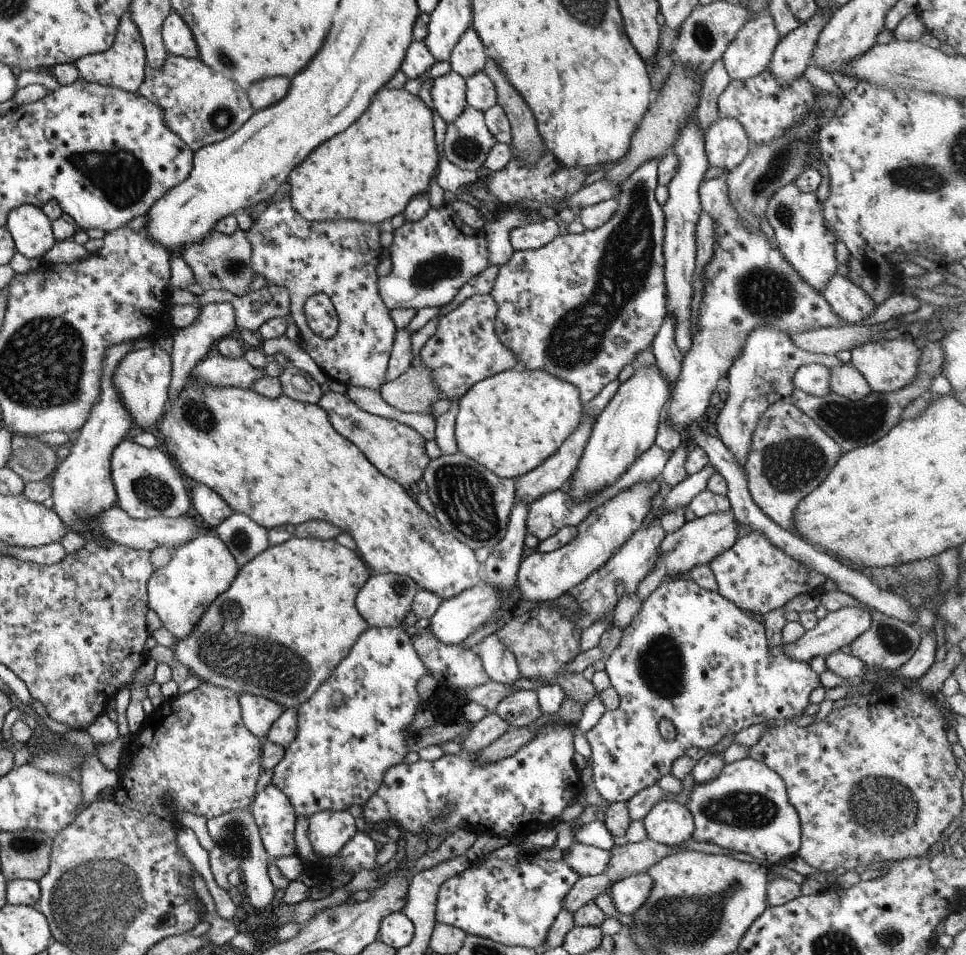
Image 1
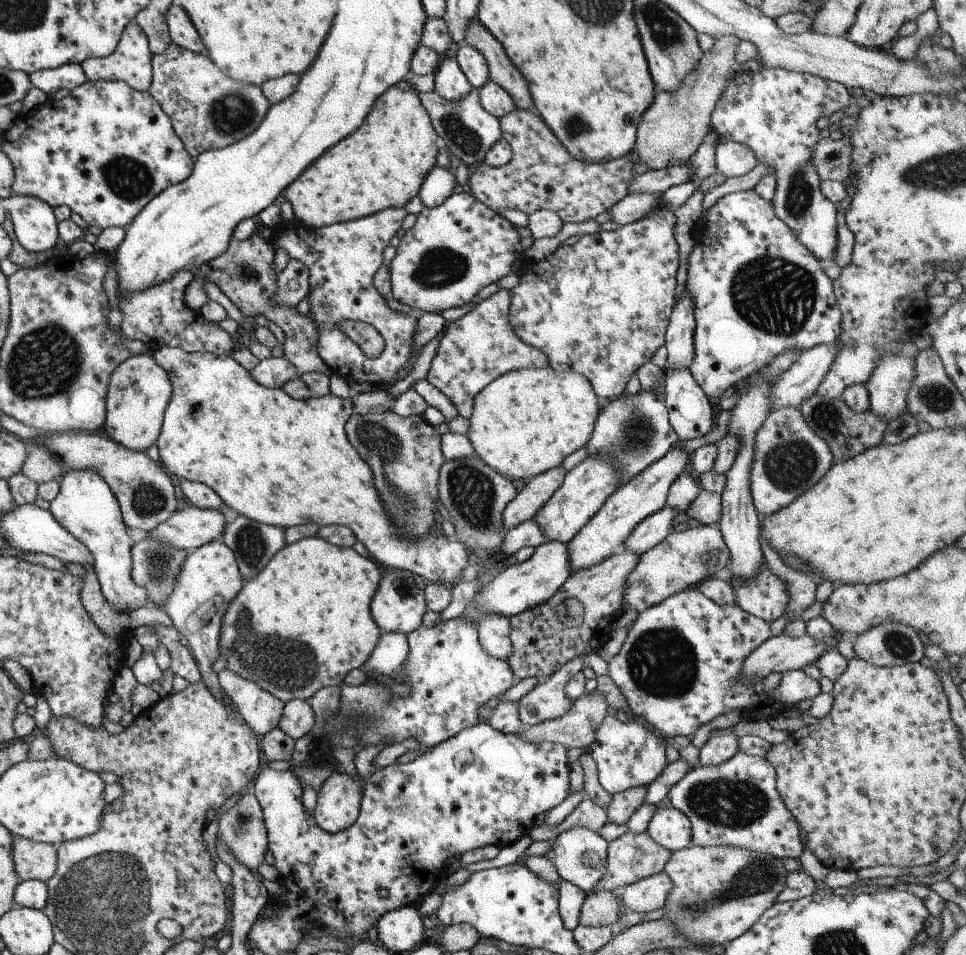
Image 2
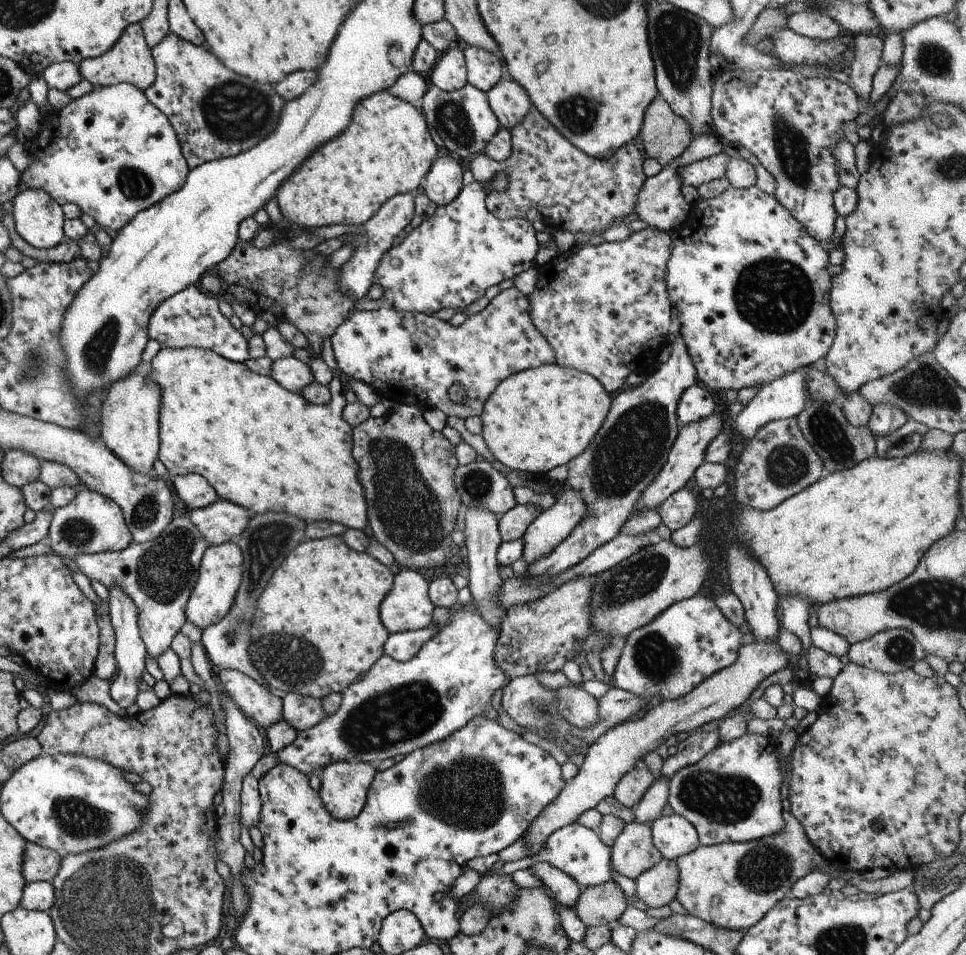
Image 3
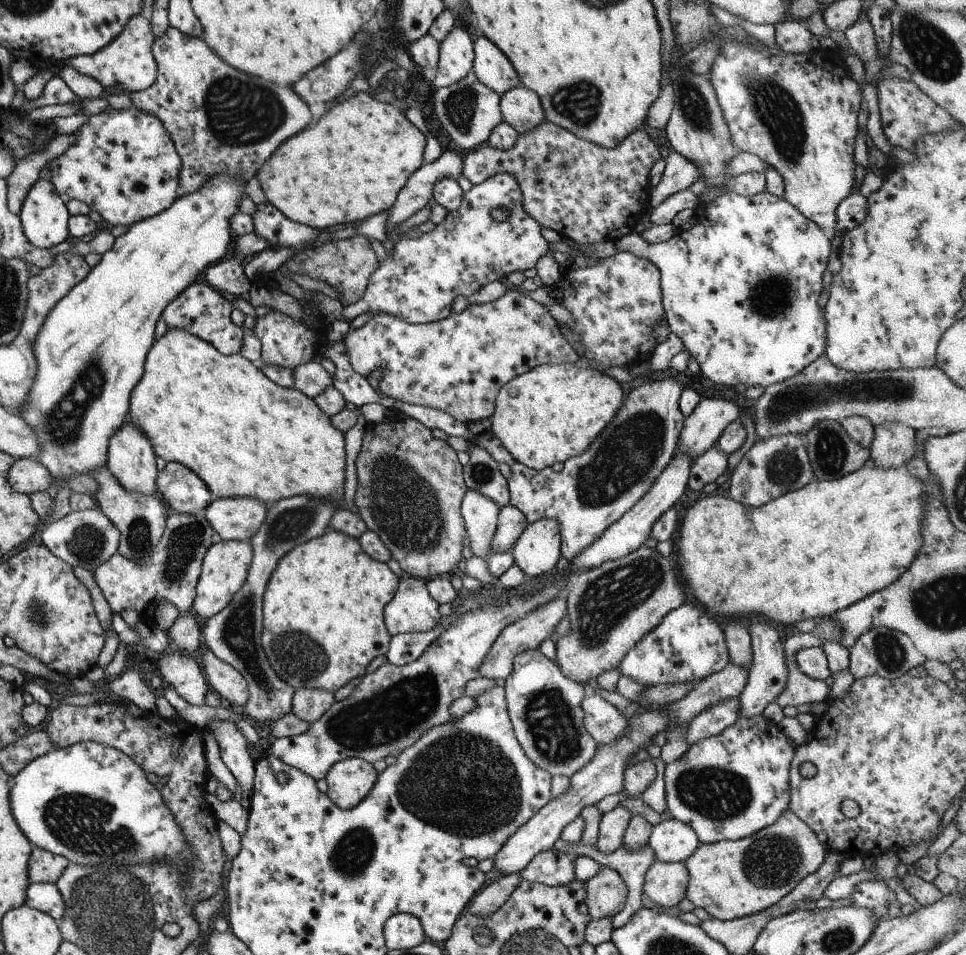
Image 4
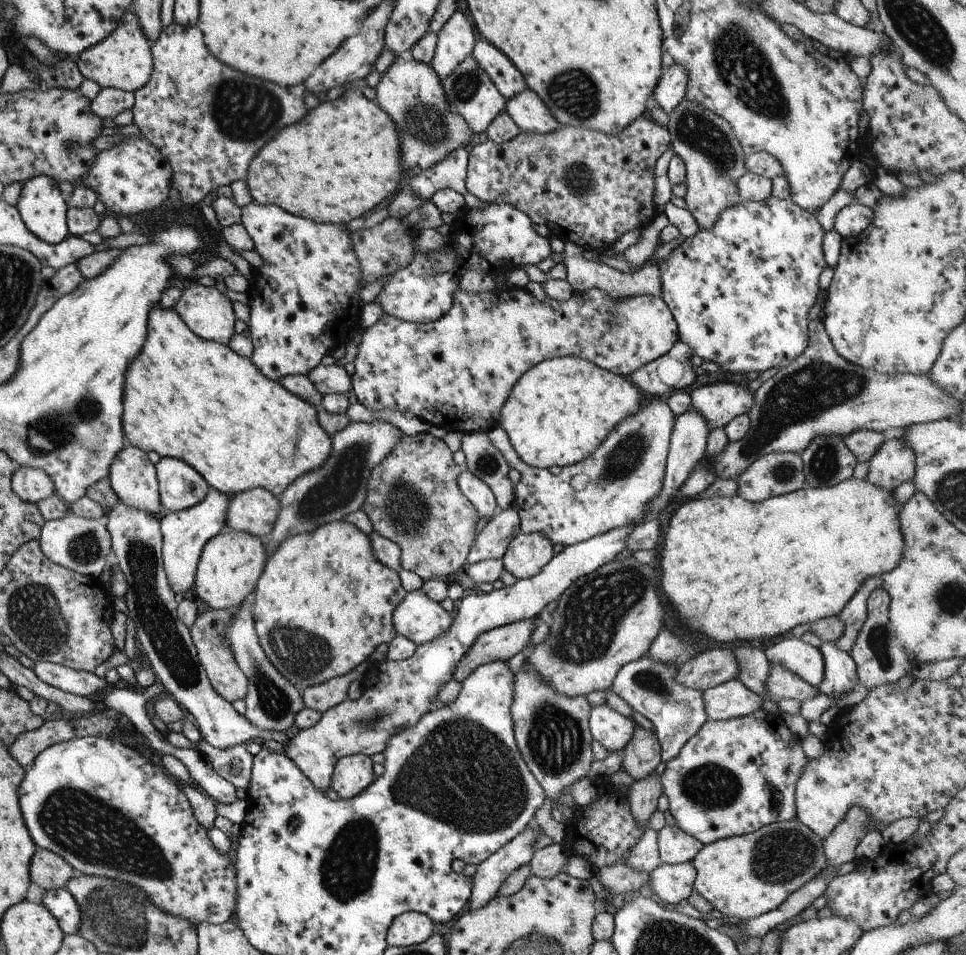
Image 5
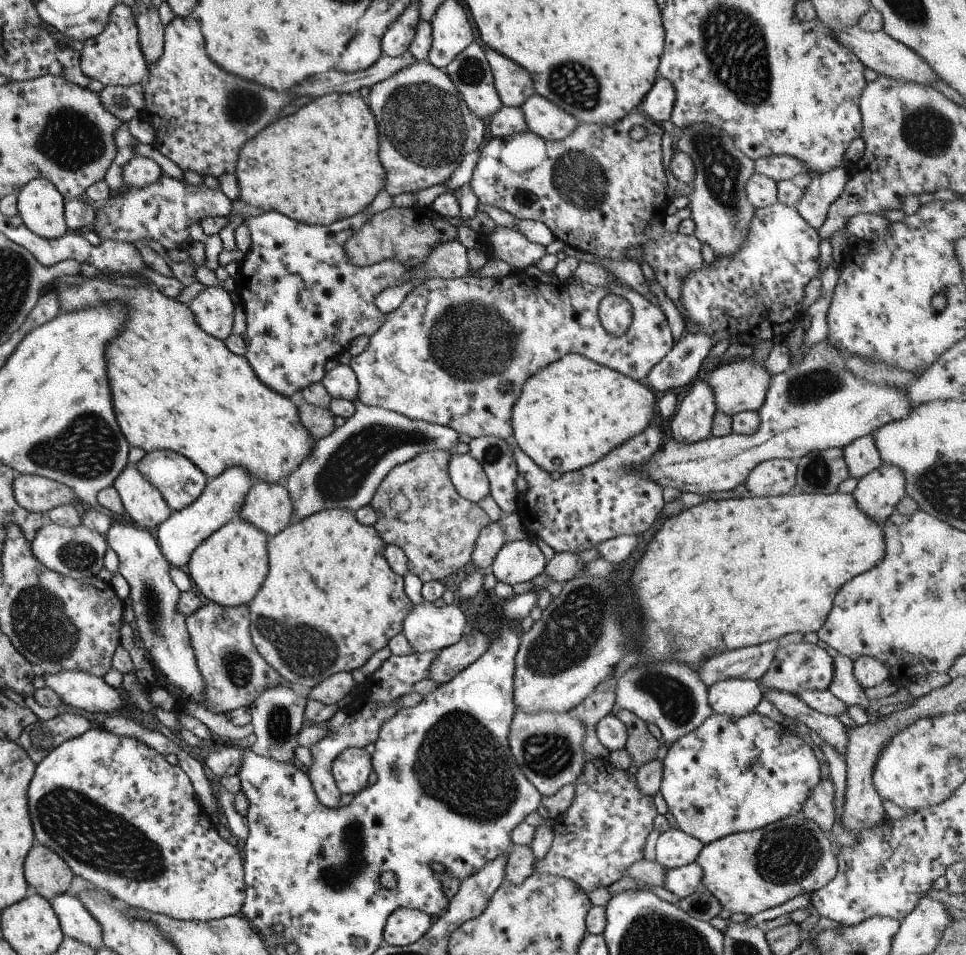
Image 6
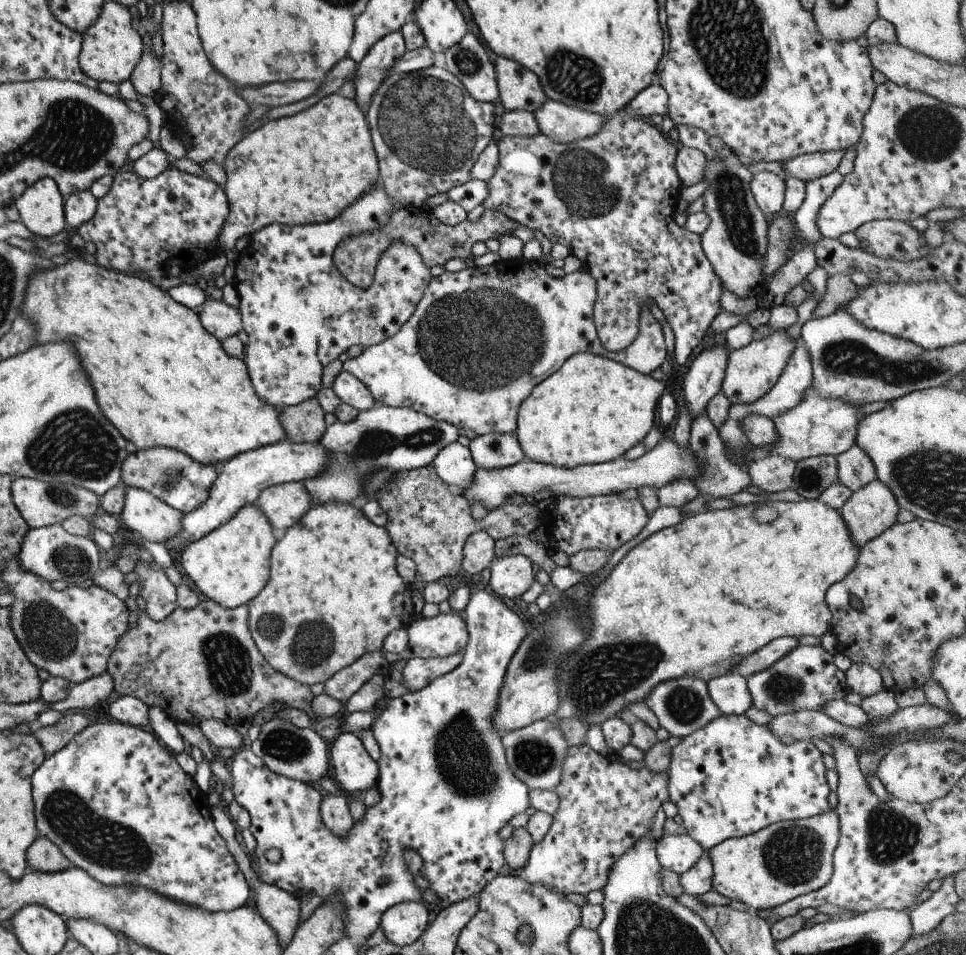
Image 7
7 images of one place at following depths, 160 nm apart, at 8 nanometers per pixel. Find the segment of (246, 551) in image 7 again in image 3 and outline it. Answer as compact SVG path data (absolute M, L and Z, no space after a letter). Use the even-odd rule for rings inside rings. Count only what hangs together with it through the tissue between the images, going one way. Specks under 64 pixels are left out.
M225 541L218 545L209 545L202 554L198 566L198 577L186 602L184 610L186 620L203 630L223 618L231 608L231 604L233 604L241 577L241 549L231 541Z

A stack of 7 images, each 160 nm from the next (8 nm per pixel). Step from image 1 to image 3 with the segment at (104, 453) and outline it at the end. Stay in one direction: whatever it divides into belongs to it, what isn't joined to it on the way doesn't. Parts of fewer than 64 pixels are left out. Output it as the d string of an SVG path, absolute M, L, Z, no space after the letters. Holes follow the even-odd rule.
M81 484L77 488L78 493L71 499L69 504L53 511L45 538L45 542L49 545L52 552L56 555L73 559L79 552L120 551L131 543L131 535L125 526L120 506L117 506L111 499L106 499L99 493L81 486ZM118 587L109 589L108 615L112 629L114 630L114 659L116 662L116 671L113 678L108 682L108 693L122 709L131 706L134 703L137 691L137 682L141 680L146 657L146 648L144 642L138 633L138 624L136 621L136 608L128 595Z

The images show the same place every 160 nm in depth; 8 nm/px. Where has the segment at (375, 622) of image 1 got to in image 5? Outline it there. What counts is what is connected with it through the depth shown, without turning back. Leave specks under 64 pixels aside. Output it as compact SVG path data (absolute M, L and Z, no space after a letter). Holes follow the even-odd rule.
M420 589L405 592L393 608L391 624L396 635L405 636L416 646L437 638L451 626L452 614L427 598Z

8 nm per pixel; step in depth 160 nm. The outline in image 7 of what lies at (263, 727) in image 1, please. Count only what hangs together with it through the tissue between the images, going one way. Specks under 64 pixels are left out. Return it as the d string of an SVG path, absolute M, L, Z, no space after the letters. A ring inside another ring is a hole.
M201 600L191 609L177 607L163 622L151 621L142 606L135 626L119 638L109 656L106 672L113 680L113 691L118 696L137 698L149 708L161 708L175 724L198 725L201 720L212 719L236 727L239 722L251 722L253 716L265 706L271 706L271 702L281 702L288 708L300 710L310 719L314 714L309 686L293 681L269 666L251 639L247 620L246 605L225 609L213 600Z

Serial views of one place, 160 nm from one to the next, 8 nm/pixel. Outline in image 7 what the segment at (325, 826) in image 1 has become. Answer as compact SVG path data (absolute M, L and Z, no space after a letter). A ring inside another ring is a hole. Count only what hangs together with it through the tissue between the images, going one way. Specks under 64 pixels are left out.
M340 733L329 750L329 765L343 794L376 787L378 766L365 752L358 733Z

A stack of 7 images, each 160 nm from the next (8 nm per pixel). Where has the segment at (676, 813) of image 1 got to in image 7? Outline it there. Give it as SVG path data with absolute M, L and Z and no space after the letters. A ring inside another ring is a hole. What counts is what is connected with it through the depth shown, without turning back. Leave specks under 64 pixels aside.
M685 834L661 836L653 848L660 867L677 875L689 870L703 854L703 848Z

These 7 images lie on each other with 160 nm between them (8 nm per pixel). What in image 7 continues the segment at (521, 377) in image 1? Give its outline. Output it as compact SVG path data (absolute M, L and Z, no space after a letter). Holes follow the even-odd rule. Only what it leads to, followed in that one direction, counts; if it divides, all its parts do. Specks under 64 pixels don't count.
M576 353L570 358L567 358L553 374L547 376L545 380L539 382L536 386L533 386L533 390L529 392L529 396L521 402L521 405L517 410L516 430L513 434L517 440L517 444L519 444L519 447L521 448L521 452L523 452L524 459L531 460L531 462L549 464L557 468L571 469L581 465L595 465L613 461L619 456L622 456L628 449L635 446L635 444L642 442L646 434L652 429L653 420L655 420L655 408L657 408L663 389L664 381L657 382L657 380L650 378L649 375L640 374L631 368L622 366L613 360L595 354Z

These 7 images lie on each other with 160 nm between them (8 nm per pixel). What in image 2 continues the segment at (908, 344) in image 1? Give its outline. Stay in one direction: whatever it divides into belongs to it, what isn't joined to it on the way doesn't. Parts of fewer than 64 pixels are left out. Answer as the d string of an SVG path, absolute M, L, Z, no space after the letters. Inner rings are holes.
M899 353L881 357L877 366L872 370L871 376L863 384L868 392L868 410L887 421L907 412L906 394L913 375L912 358L903 358L899 356Z

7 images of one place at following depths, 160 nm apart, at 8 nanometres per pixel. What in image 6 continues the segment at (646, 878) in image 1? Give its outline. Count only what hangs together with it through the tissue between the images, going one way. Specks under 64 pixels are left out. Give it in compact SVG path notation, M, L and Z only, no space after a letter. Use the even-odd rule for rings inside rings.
M687 864L673 869L665 869L662 887L677 899L691 895L700 885L701 868L697 864Z

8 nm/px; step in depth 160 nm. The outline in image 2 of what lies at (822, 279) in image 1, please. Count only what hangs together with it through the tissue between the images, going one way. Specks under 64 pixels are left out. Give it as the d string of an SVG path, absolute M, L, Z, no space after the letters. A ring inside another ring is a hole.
M761 67L755 72L743 70L731 75L727 79L725 88L718 96L717 102L710 114L710 126L721 140L733 141L747 146L754 154L756 162L770 166L776 182L773 198L771 200L775 216L785 223L810 252L824 265L830 264L832 252L835 248L835 205L829 202L820 191L820 178L811 164L811 157L816 142L818 129L815 122L818 118L832 115L837 117L841 109L852 103L850 90L842 84L822 79L807 73L796 73L785 69L766 69Z

